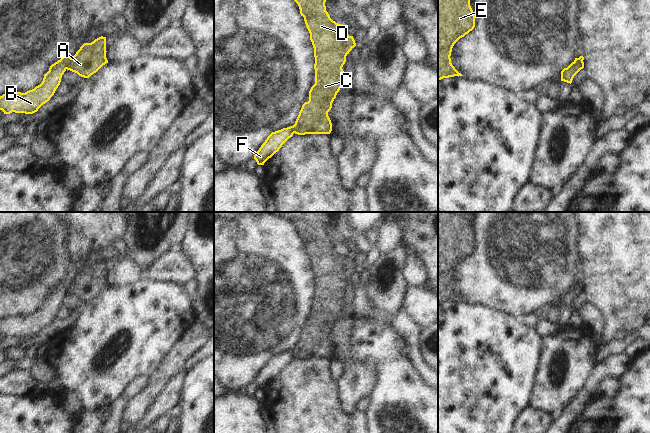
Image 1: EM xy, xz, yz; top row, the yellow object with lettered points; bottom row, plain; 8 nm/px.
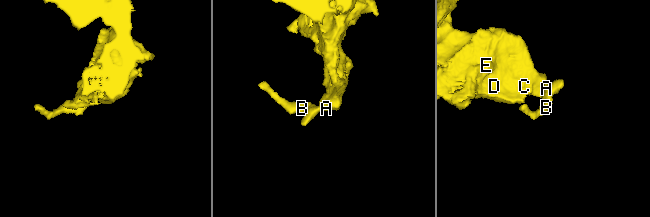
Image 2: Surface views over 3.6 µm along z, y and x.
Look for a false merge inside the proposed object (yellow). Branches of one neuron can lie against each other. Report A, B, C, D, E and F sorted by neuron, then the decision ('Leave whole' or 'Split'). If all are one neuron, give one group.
Groups: A C D E / B F. Split.

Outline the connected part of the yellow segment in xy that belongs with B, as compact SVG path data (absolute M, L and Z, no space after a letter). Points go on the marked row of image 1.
M65 53L60 60L50 66L49 71L44 74L42 83L34 89L25 93L9 92L0 96L0 110L4 114L37 112L54 95L70 60L71 57Z

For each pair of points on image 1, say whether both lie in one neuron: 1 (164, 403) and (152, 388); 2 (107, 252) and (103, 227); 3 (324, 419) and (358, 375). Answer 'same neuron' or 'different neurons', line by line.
1: different neurons
2: different neurons
3: different neurons

